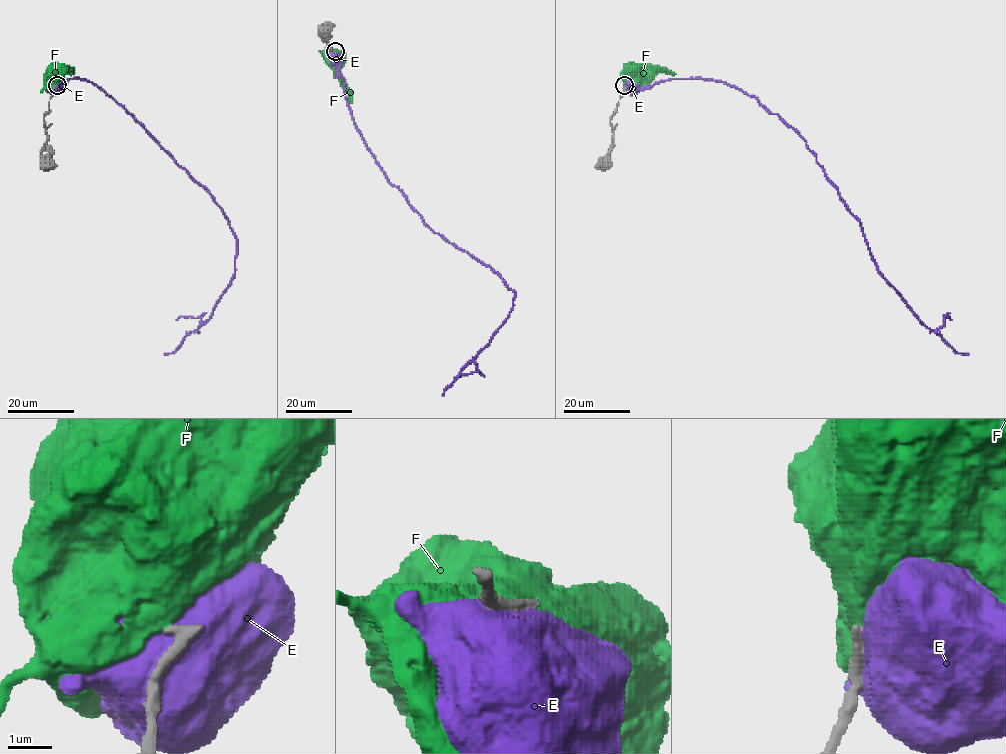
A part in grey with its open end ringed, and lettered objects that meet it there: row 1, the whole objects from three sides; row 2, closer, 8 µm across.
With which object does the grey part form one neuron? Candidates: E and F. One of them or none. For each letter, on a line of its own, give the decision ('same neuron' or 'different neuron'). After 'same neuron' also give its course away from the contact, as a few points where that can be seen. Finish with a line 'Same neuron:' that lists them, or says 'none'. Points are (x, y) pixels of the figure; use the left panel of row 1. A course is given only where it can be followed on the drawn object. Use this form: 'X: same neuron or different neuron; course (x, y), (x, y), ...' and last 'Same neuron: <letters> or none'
E: different neuron
F: different neuron
Same neuron: none

